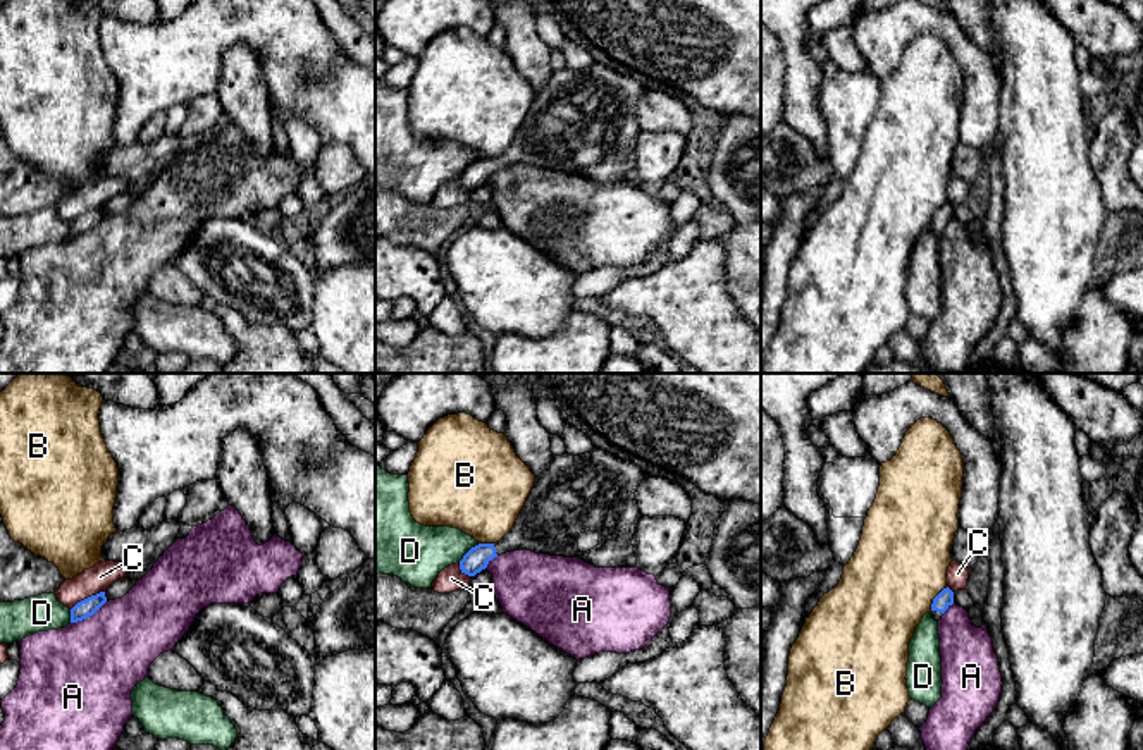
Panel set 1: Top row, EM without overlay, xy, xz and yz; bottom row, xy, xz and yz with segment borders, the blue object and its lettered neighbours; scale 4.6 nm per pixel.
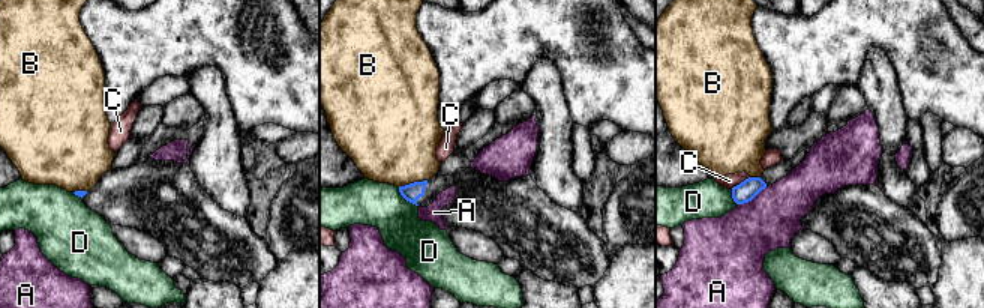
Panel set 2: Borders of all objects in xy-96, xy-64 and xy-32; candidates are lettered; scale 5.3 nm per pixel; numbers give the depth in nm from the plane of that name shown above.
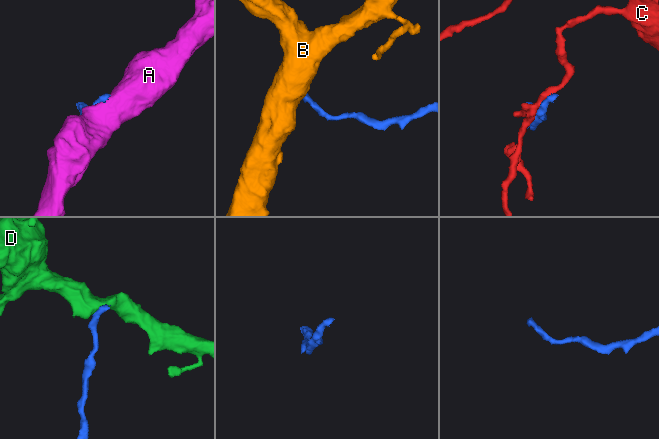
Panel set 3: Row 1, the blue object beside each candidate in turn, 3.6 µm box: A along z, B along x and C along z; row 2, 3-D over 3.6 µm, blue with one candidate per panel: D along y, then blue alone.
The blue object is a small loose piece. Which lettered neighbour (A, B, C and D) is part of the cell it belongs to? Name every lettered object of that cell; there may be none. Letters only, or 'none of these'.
none of these

